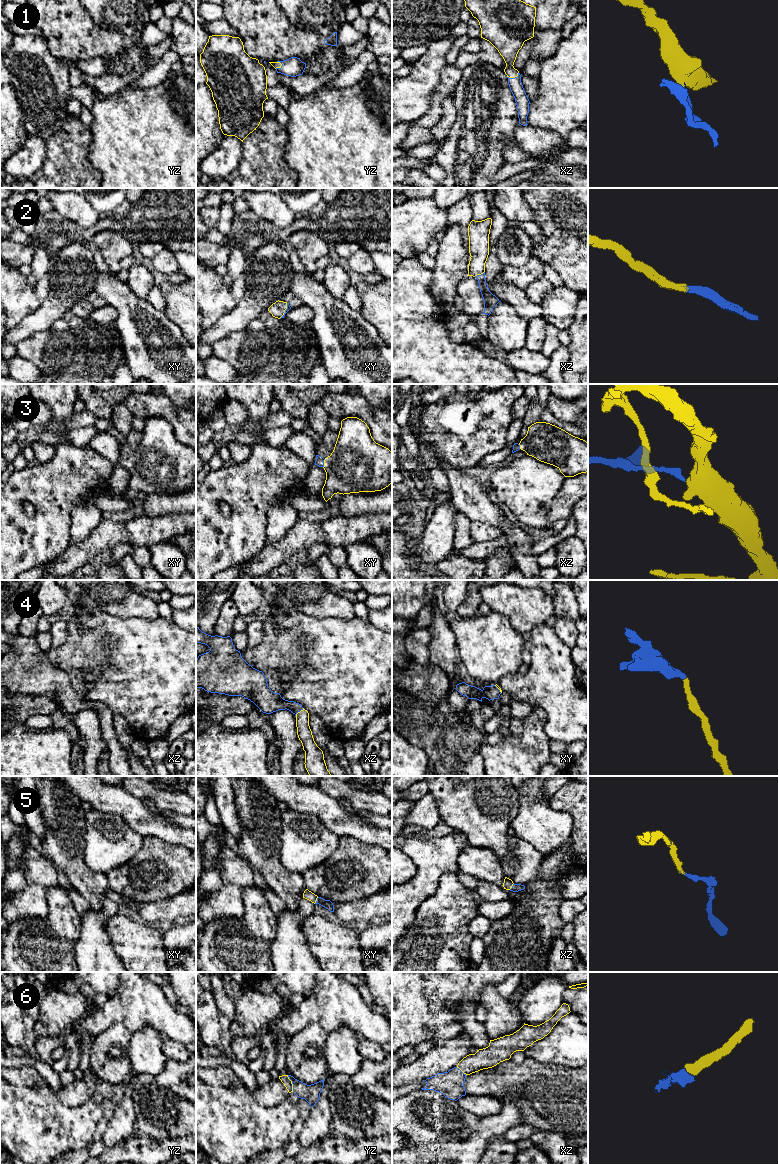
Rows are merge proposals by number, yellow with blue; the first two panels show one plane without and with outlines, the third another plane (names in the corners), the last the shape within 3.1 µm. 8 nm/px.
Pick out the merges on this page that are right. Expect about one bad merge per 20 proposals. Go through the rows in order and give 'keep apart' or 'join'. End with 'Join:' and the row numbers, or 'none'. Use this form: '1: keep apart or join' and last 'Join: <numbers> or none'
1: join
2: join
3: join
4: join
5: join
6: join
Join: 1, 2, 3, 4, 5, 6

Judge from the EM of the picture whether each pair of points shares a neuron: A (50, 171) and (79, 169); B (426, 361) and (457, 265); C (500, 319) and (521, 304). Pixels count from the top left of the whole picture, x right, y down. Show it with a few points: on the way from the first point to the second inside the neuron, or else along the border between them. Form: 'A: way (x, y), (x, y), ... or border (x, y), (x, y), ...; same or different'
A: way (57, 169), (72, 169); same
B: border (431, 285), (430, 294), (432, 297), (447, 308); different
C: border (500, 300), (509, 303), (527, 321); different

